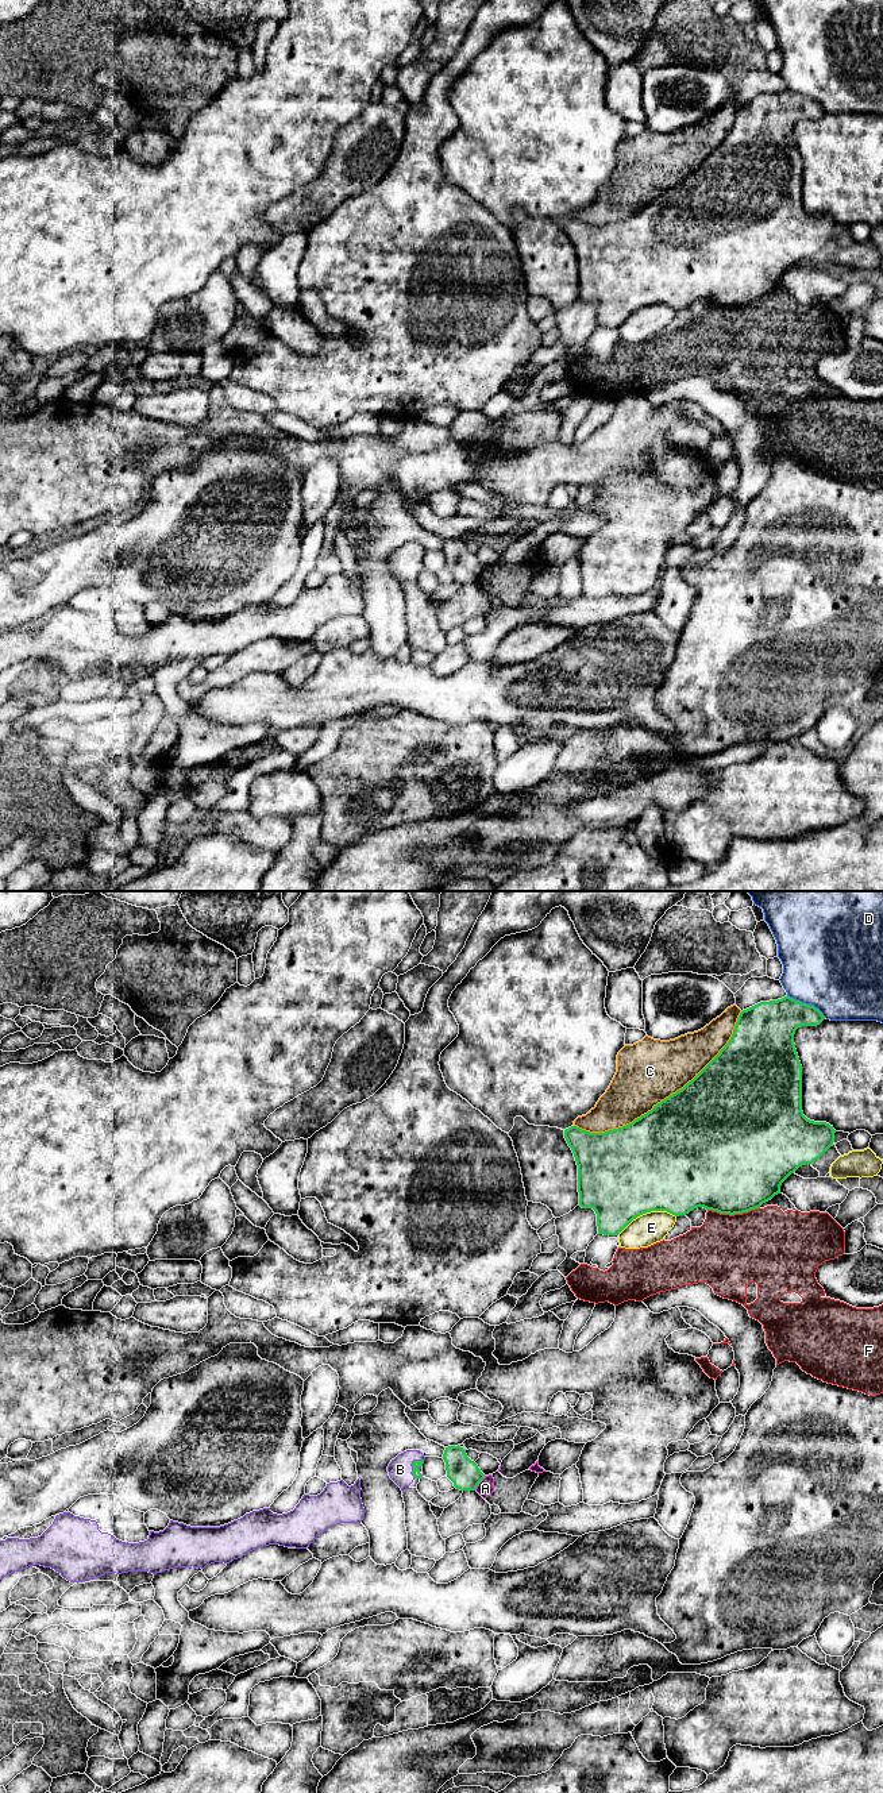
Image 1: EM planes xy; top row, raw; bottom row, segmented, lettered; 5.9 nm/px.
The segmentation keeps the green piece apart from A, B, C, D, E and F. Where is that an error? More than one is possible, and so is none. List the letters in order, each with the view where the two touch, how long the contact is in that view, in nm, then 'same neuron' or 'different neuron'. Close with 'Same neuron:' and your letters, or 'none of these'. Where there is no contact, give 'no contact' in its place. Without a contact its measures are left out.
A: meets green in xy; contact 110 nm long; different neuron
B: meets green in xy; contact 130 nm long; same neuron
C: meets green in xy; contact 1200 nm long; different neuron
D: meets green in xy; contact 260 nm long; different neuron
E: meets green in xy; contact 360 nm long; different neuron
F: meets green in xy; contact 320 nm long; different neuron
Same neuron: B

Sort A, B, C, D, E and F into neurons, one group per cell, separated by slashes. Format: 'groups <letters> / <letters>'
groups A / B / C / D / E / F

